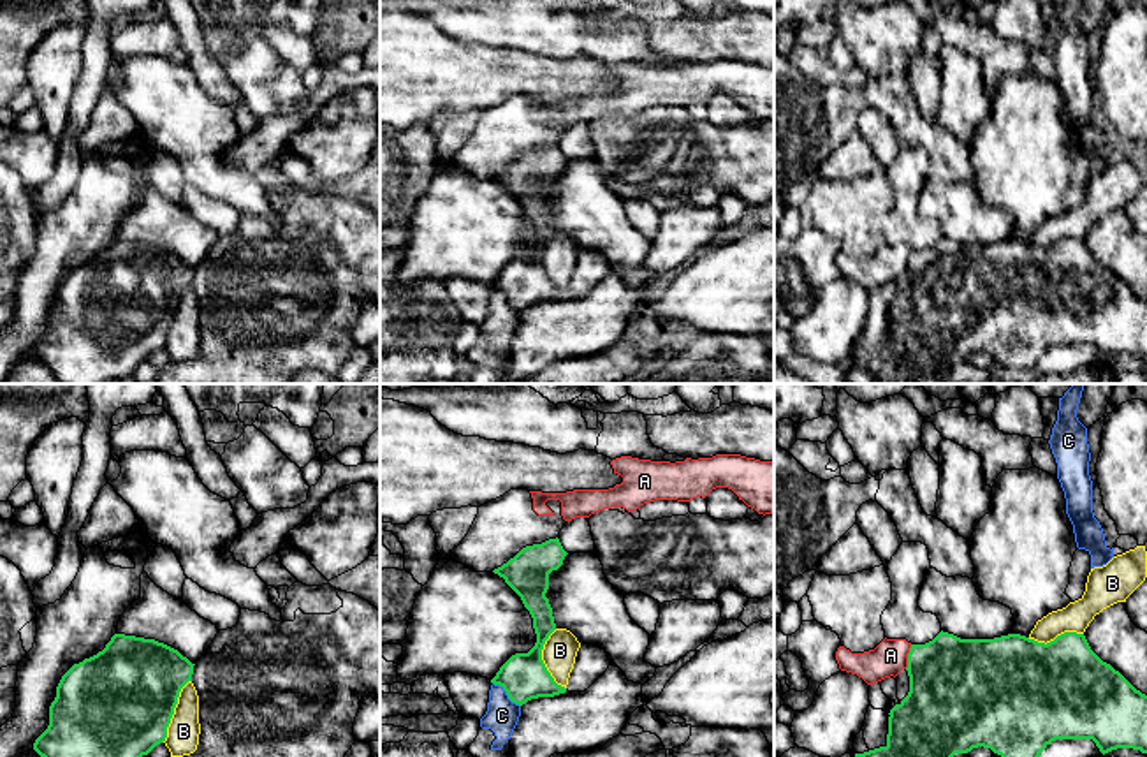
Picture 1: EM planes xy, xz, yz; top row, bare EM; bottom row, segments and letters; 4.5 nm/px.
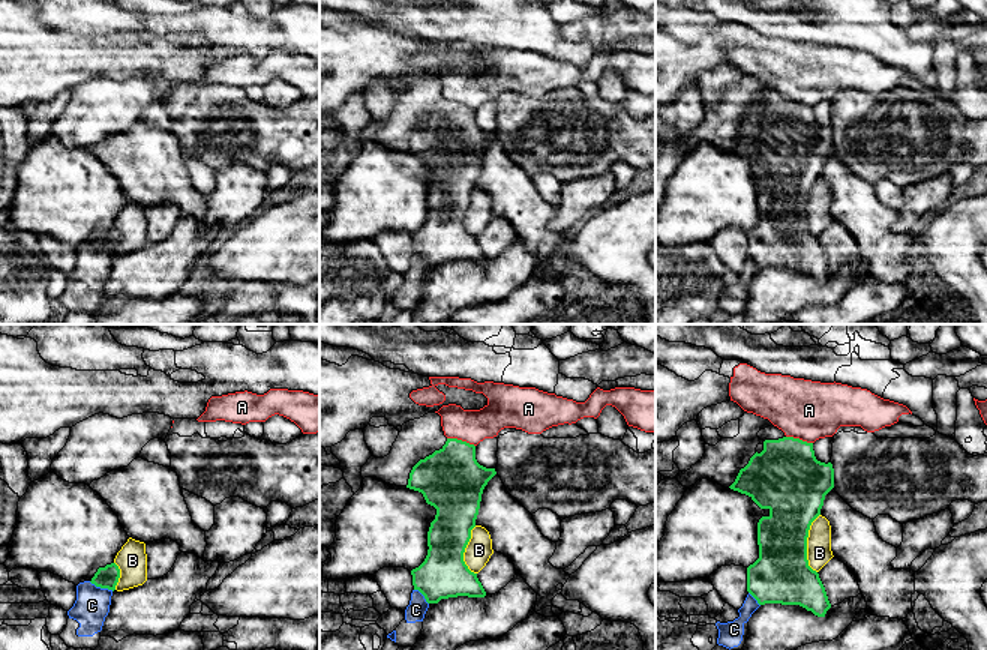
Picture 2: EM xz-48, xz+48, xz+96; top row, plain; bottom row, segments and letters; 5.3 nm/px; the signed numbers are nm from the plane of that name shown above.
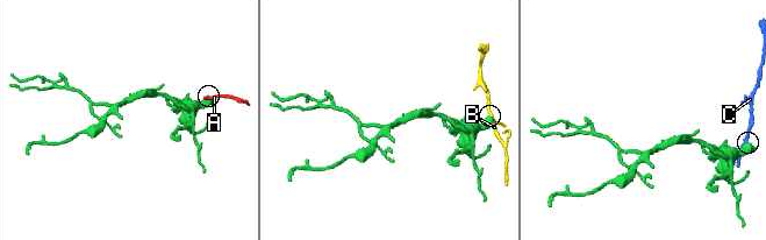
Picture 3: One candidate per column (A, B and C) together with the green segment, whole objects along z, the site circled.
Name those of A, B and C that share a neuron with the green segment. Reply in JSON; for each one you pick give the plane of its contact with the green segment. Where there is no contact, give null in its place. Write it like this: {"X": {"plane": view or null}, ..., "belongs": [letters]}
{"belongs": []}

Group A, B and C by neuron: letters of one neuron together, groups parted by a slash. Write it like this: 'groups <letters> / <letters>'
groups A / B / C

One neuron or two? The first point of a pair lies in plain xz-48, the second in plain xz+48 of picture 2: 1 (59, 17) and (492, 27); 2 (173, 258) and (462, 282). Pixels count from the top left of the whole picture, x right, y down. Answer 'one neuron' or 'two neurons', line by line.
1: one neuron
2: one neuron

